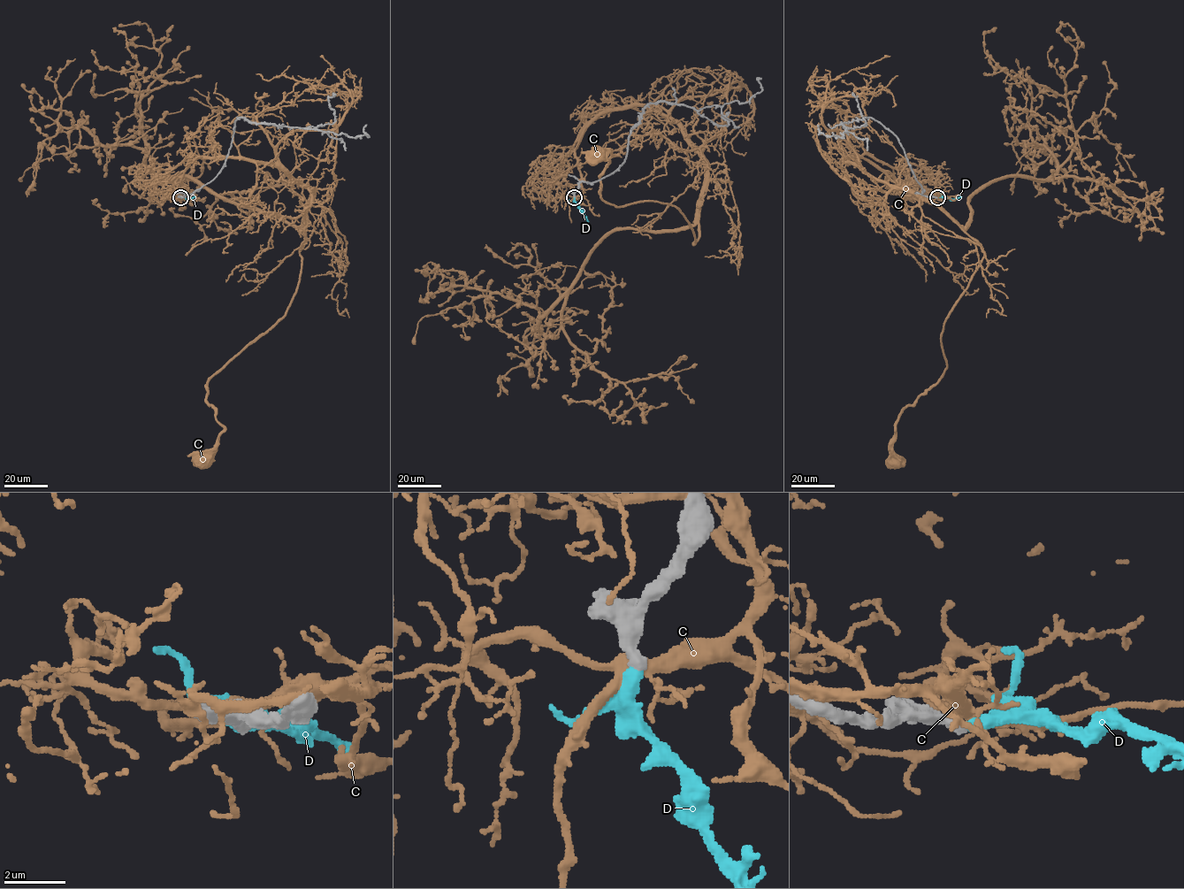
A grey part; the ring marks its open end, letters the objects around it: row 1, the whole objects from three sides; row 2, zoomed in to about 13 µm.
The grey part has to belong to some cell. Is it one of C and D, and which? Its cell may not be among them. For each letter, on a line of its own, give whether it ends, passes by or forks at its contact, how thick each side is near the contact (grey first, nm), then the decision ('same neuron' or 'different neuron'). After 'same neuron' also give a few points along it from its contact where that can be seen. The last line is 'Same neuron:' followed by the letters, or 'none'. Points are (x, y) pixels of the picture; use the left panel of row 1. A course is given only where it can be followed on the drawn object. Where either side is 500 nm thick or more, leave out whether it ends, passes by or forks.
C: 550/400 nm | different neuron
D: it ends | 400/420 nm | same neuron | via (181, 197), (194, 196)
Same neuron: D

